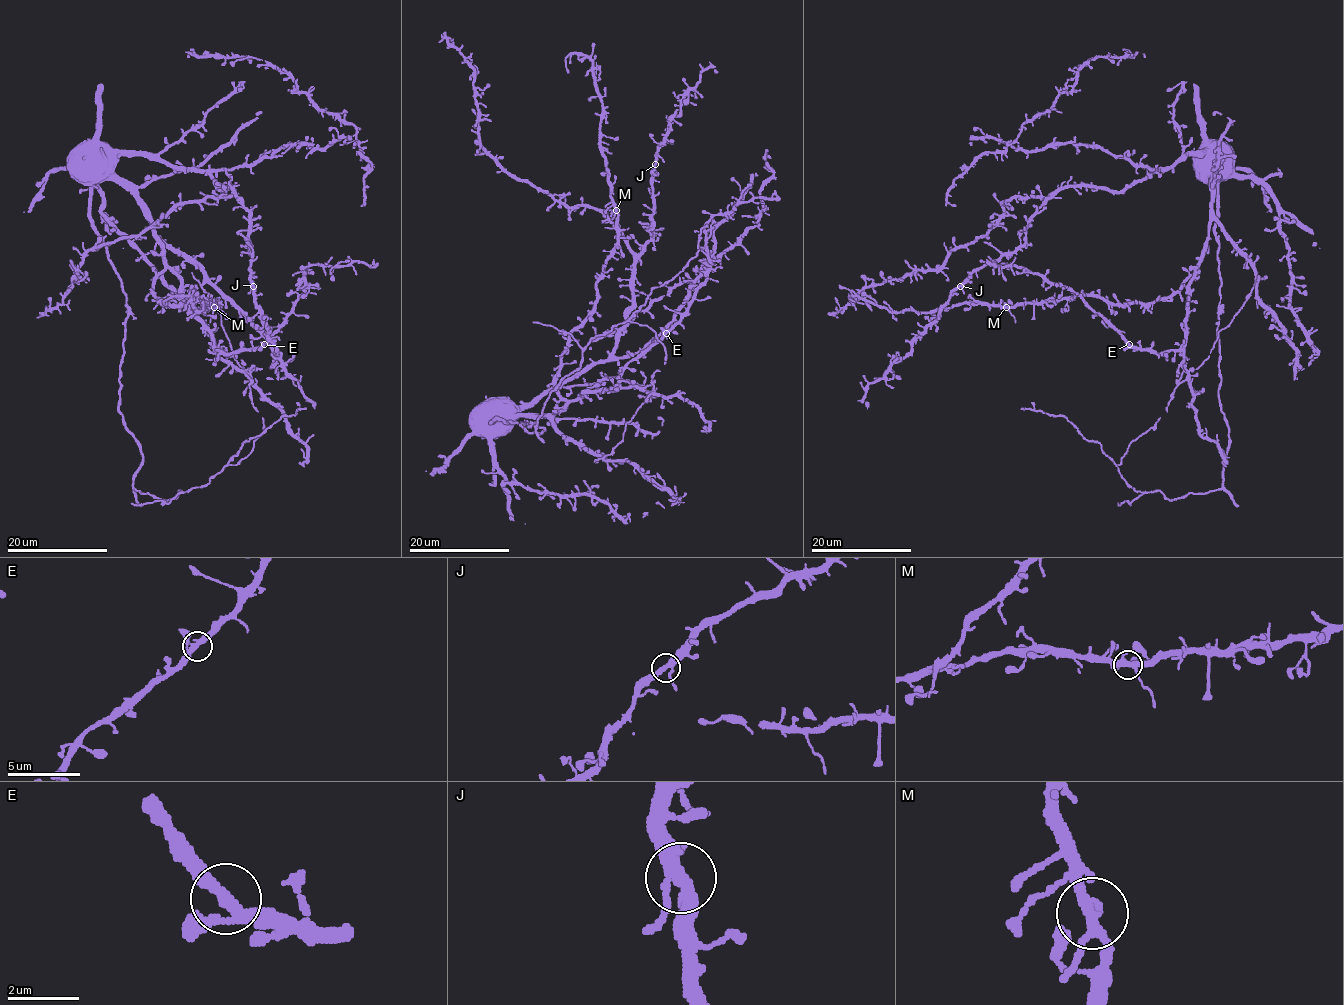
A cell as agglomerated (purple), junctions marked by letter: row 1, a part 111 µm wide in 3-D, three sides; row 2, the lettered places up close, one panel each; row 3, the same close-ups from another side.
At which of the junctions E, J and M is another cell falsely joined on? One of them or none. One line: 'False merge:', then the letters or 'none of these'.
False merge: none of these

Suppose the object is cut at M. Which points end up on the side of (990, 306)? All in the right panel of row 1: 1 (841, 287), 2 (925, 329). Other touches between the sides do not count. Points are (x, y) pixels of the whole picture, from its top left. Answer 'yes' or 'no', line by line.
1: yes
2: no

